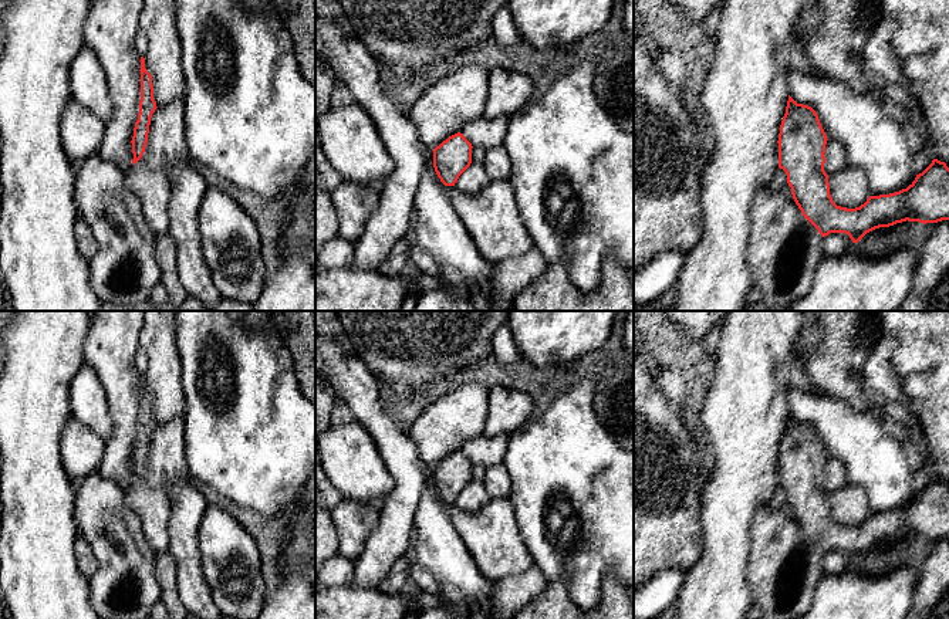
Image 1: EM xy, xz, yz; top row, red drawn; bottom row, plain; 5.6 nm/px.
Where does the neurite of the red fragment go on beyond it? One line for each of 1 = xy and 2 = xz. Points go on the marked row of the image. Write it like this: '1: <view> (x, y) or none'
1: none
2: none

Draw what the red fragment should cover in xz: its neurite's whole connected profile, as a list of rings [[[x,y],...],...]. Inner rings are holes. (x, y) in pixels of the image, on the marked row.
[[[457,132],[433,149],[433,168],[445,186],[455,186],[472,163],[472,143]]]

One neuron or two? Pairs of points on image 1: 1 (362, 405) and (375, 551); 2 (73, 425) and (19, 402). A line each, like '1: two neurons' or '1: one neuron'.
1: one neuron
2: two neurons

